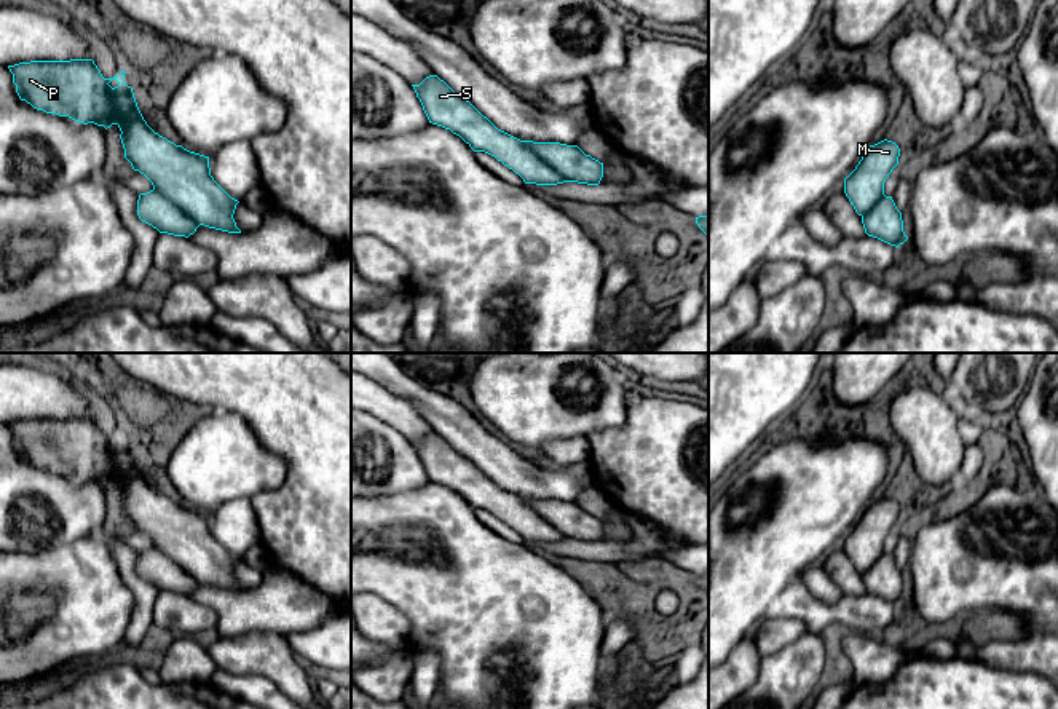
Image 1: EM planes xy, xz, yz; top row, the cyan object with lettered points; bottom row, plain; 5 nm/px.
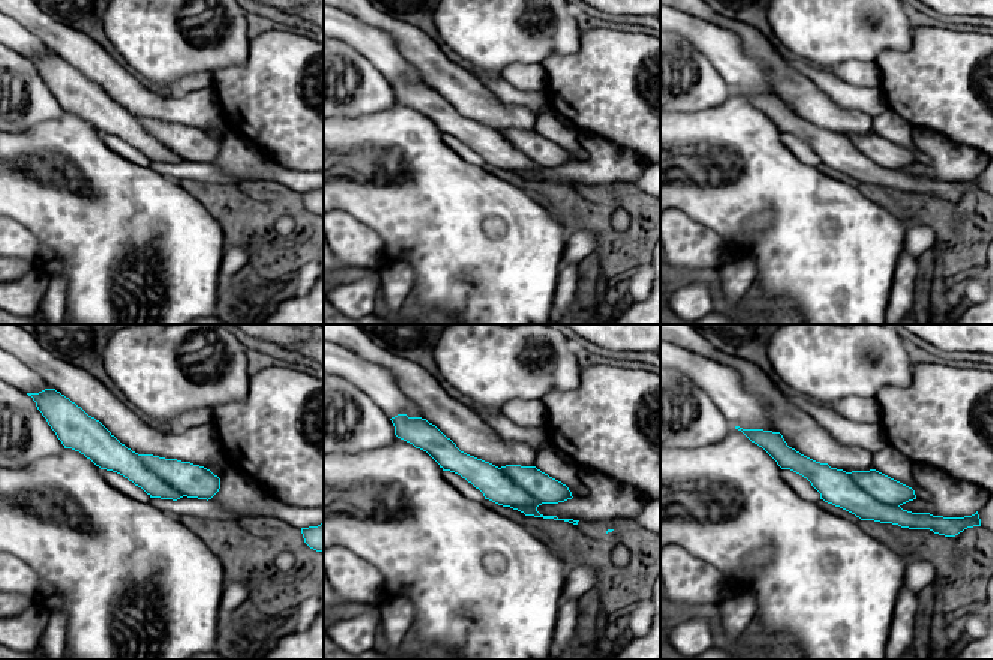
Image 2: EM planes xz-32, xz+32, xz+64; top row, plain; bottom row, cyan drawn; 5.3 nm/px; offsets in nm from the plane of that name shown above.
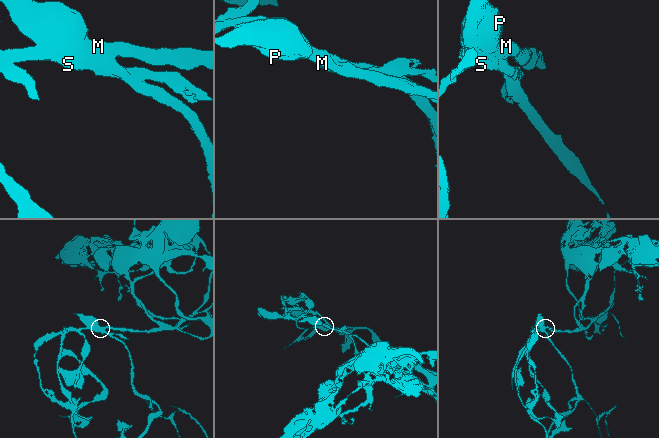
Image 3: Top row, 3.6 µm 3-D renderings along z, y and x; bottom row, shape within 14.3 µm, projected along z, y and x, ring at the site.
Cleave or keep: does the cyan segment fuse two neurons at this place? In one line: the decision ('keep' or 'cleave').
keep

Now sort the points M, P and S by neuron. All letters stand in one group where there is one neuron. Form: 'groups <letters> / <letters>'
groups M P S

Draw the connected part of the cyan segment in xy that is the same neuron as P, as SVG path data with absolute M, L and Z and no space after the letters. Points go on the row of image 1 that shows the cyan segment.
M93 59L30 61L8 65L21 101L37 110L69 117L78 123L94 123L105 129L116 125L124 158L134 171L153 185L137 200L137 216L160 233L188 238L199 225L241 233L233 219L238 200L231 198L211 176L209 156L190 152L155 133L144 120L132 88L124 83L124 70L104 78Z

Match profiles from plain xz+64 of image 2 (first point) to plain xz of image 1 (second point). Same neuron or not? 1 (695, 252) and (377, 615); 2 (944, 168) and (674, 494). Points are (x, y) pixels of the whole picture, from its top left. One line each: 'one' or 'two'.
1: one
2: two

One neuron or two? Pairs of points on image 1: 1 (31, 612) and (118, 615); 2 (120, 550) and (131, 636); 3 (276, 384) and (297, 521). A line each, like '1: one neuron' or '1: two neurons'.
1: one neuron
2: one neuron
3: one neuron

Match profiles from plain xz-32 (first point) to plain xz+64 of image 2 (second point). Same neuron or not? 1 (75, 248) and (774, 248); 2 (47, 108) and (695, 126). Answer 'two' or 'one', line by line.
1: one
2: two

